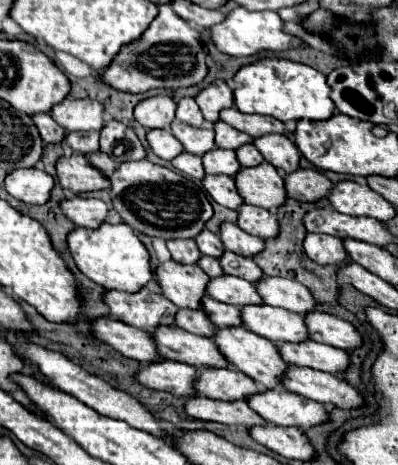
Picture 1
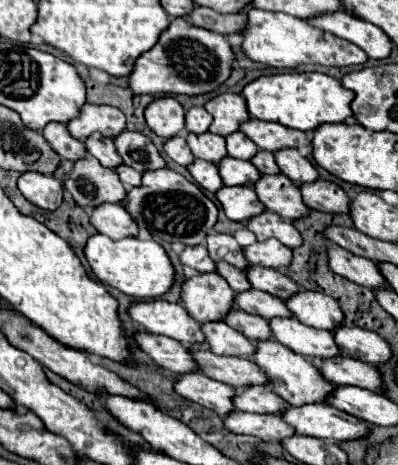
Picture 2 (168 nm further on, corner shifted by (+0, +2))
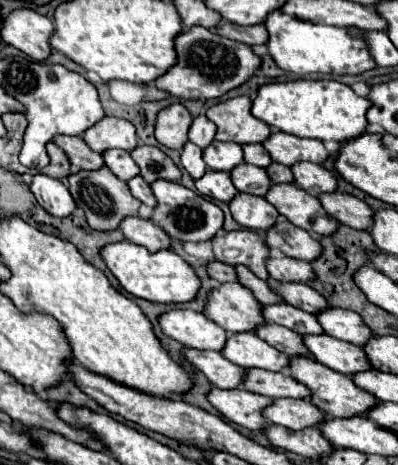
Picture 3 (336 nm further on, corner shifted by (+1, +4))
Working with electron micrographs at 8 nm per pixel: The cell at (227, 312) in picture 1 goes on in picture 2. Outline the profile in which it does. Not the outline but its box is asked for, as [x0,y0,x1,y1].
[224,310,270,340]

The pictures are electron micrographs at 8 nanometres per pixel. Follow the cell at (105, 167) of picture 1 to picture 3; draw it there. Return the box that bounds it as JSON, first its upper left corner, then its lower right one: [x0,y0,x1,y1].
[127,176,157,208]

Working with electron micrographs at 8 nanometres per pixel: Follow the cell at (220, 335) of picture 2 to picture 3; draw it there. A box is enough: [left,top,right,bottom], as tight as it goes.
[221,332,289,372]

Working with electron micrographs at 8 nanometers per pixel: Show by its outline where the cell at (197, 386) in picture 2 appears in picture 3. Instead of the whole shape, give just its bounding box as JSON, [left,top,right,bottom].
[209,388,271,430]

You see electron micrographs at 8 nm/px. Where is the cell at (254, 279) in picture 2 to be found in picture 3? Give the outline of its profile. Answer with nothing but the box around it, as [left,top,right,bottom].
[269,280,329,314]

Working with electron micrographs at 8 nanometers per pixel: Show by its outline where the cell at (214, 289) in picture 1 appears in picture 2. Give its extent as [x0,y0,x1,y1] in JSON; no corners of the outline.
[234,288,292,320]

